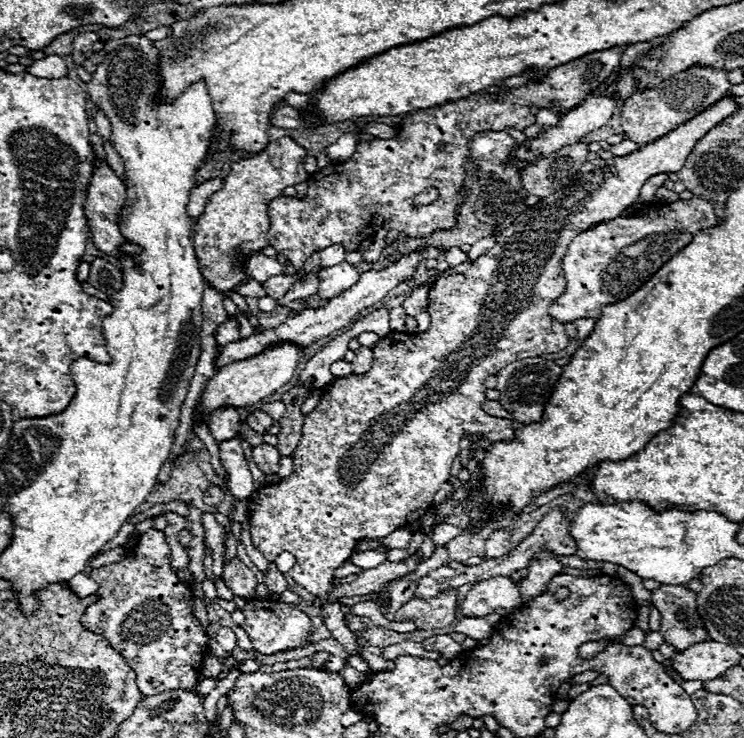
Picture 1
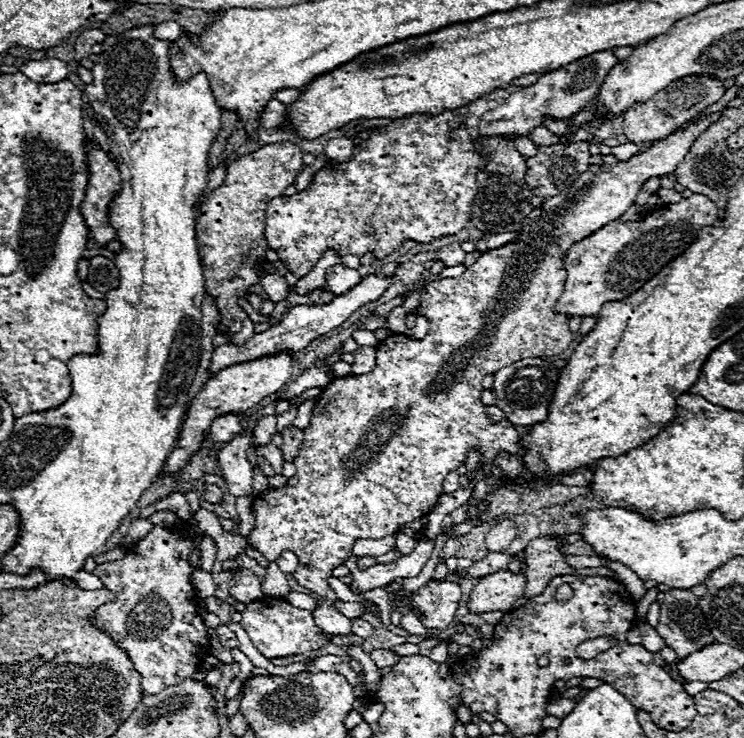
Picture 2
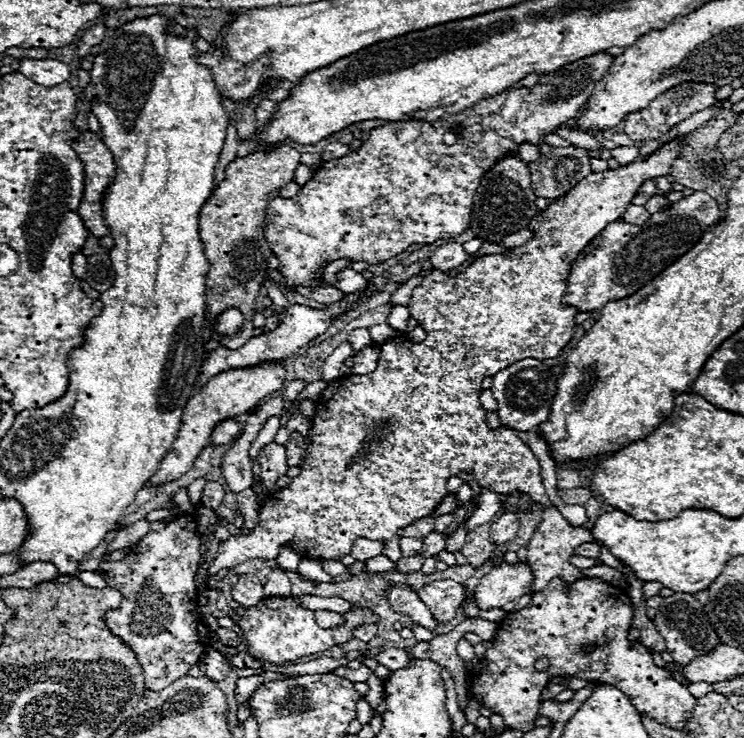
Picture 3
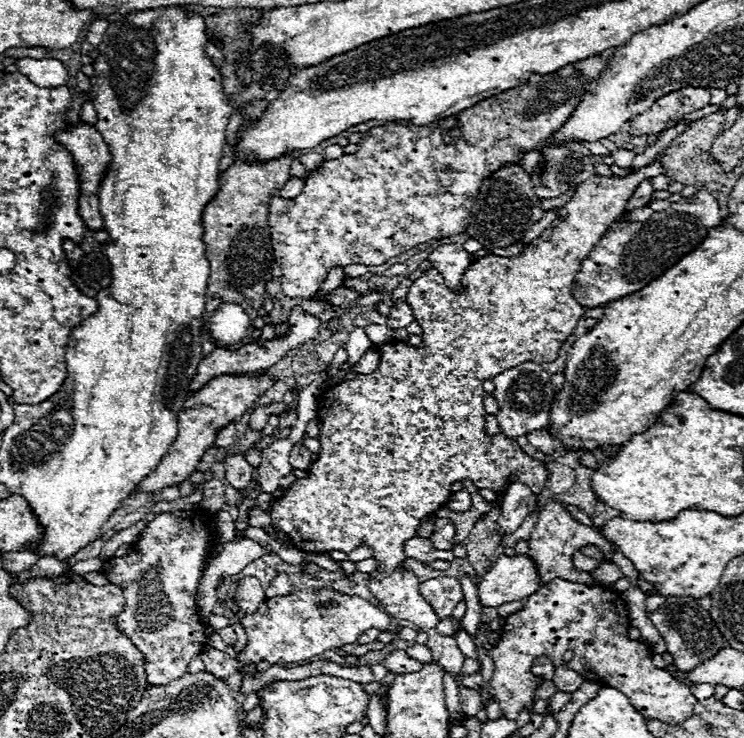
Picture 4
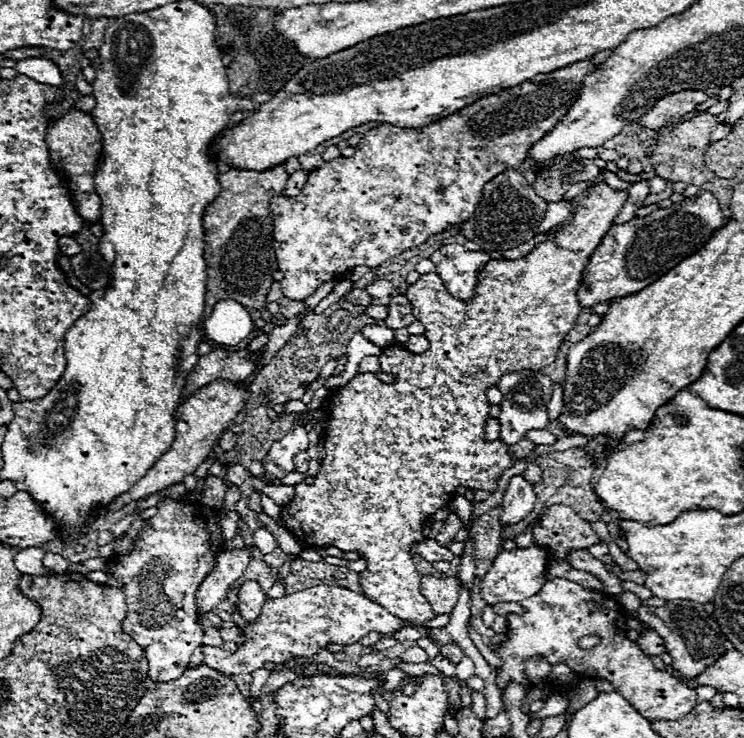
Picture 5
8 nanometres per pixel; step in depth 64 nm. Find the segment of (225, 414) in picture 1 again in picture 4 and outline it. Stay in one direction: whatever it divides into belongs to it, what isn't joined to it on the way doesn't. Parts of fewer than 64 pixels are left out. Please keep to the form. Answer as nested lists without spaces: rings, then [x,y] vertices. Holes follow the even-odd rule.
[[[228,424],[226,428],[222,428],[222,430],[218,432],[214,446],[216,446],[216,448],[228,448],[228,446],[232,446],[232,444],[236,442],[234,436],[236,436],[236,428],[234,428],[232,424]]]

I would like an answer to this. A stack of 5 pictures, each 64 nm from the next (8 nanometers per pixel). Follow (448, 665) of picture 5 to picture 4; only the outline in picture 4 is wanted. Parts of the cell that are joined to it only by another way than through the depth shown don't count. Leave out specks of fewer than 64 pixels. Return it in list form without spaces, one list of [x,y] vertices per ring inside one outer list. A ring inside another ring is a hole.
[[[414,644],[412,648],[406,650],[406,654],[408,654],[412,660],[416,660],[416,662],[422,664],[432,662],[432,656],[430,650],[428,650],[428,646],[422,646],[422,644]],[[455,678],[462,710],[466,716],[475,716],[483,704],[480,693],[474,689],[465,687],[460,678]]]

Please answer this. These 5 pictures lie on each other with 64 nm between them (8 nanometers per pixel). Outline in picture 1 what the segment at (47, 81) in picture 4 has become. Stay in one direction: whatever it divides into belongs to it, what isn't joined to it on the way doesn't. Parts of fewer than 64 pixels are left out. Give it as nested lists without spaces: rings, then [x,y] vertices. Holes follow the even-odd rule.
[[[46,56],[44,60],[36,60],[32,66],[28,66],[28,74],[34,74],[36,78],[62,78],[68,74],[66,62],[60,56]]]

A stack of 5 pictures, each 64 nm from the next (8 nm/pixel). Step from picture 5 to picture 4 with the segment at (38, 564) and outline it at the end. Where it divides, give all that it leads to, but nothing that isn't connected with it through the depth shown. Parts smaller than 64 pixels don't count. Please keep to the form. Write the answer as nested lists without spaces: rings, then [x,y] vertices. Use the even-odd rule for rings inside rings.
[[[30,548],[28,550],[22,550],[22,552],[8,552],[6,556],[4,556],[4,566],[10,570],[10,572],[14,572],[14,574],[18,574],[18,572],[22,572],[22,570],[30,570],[36,562],[38,562],[38,554],[36,552],[32,552]]]

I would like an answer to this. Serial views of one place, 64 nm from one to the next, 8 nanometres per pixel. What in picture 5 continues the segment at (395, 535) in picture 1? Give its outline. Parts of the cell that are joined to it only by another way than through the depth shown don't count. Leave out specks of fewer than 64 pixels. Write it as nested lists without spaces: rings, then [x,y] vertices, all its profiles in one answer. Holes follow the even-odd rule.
[[[424,538],[422,542],[414,544],[414,546],[412,546],[412,552],[414,552],[414,554],[420,554],[426,562],[440,562],[440,560],[452,562],[452,560],[456,558],[448,548],[440,546],[436,540],[430,540],[430,538]]]

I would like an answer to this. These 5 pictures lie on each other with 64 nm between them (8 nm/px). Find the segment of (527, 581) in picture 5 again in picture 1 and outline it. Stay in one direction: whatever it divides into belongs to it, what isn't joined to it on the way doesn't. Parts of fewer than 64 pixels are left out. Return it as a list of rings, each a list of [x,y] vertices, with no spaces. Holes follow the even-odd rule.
[[[494,576],[482,582],[476,582],[460,604],[464,616],[482,618],[486,614],[500,612],[502,616],[510,610],[516,610],[522,604],[520,584],[512,582],[508,576]]]

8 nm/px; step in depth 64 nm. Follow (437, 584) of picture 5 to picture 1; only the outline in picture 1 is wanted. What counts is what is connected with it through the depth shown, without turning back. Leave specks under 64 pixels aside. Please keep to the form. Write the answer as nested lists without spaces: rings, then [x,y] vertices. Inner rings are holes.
[[[448,588],[430,600],[414,596],[396,612],[396,620],[400,622],[412,618],[418,630],[436,630],[446,628],[454,622],[456,608],[458,608],[458,590]]]

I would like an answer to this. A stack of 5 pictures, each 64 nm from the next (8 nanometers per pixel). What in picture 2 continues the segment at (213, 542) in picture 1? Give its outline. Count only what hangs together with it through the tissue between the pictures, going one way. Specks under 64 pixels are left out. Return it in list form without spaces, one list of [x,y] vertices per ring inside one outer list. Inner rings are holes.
[[[714,114],[710,118],[702,118],[698,124],[676,130],[674,134],[666,136],[666,140],[656,142],[650,150],[632,156],[628,162],[590,166],[588,172],[584,172],[570,188],[554,198],[546,198],[540,208],[534,208],[526,216],[518,240],[482,254],[458,278],[432,280],[420,298],[420,308],[416,310],[416,314],[428,318],[428,336],[424,340],[412,340],[402,338],[402,334],[394,334],[386,340],[380,340],[376,346],[376,368],[372,372],[334,378],[322,390],[316,400],[310,426],[304,430],[304,442],[294,458],[298,472],[288,480],[286,486],[268,488],[254,498],[256,526],[248,538],[222,532],[214,512],[200,508],[194,514],[200,532],[210,536],[218,548],[212,572],[218,572],[222,562],[244,554],[248,544],[256,548],[268,562],[274,562],[282,550],[292,550],[300,560],[300,566],[294,572],[296,582],[312,592],[322,594],[326,602],[334,602],[334,592],[326,578],[332,576],[334,566],[342,564],[352,554],[354,542],[358,538],[384,538],[394,534],[400,526],[426,516],[442,496],[444,478],[466,462],[470,448],[480,450],[486,482],[492,490],[508,486],[524,486],[534,490],[536,480],[518,476],[514,482],[508,482],[502,478],[502,470],[494,464],[494,458],[500,452],[520,456],[526,454],[526,448],[520,448],[520,438],[512,438],[514,426],[510,422],[492,424],[488,420],[480,400],[484,390],[482,378],[498,372],[504,366],[510,366],[512,362],[536,356],[556,356],[568,348],[574,334],[568,328],[568,316],[554,312],[554,306],[566,284],[564,258],[568,250],[572,244],[580,242],[580,238],[586,238],[604,224],[618,220],[634,204],[640,186],[648,178],[674,172],[694,138],[698,138],[698,134],[702,134],[710,122],[716,122],[718,116],[720,114]]]

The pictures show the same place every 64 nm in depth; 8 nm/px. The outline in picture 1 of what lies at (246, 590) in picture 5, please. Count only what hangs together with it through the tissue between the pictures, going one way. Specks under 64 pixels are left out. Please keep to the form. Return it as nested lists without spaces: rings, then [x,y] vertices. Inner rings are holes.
[[[234,558],[234,560],[224,564],[222,578],[224,578],[224,584],[238,598],[250,598],[250,596],[254,596],[254,590],[258,586],[258,580],[256,580],[254,572],[242,560],[238,560],[238,558]]]

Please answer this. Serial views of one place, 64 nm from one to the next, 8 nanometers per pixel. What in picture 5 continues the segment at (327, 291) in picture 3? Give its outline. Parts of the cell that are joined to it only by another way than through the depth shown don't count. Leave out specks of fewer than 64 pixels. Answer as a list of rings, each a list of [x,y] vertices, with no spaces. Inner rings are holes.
[[[350,290],[344,298],[348,302],[352,302],[352,304],[362,304],[362,306],[370,306],[372,304],[372,296],[366,290]]]

